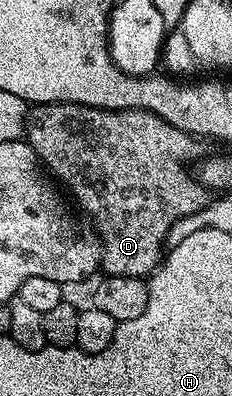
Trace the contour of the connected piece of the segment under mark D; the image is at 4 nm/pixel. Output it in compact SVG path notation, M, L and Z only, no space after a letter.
M38 104L27 116L27 139L29 145L35 150L38 160L46 169L50 168L63 183L69 187L68 195L77 199L76 207L89 215L88 223L101 241L100 271L106 276L140 276L148 278L157 271L157 265L163 259L163 249L166 247L165 239L171 226L179 218L187 214L195 214L195 210L203 210L203 206L210 202L211 196L204 185L198 183L192 175L185 173L185 163L197 152L198 141L188 136L183 130L171 126L161 116L148 112L142 108L124 108L123 110L107 110L106 108L92 108L82 104Z

